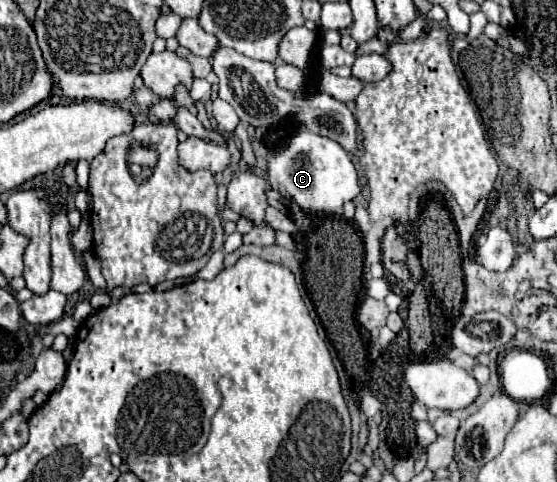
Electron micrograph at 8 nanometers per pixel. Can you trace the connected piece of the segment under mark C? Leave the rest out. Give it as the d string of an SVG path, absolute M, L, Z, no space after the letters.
M299 130L295 136L287 140L283 148L277 148L269 156L269 182L275 186L285 198L301 206L309 212L327 212L327 214L343 214L343 202L353 200L359 194L359 178L353 166L351 156L331 138L323 138L311 130Z

